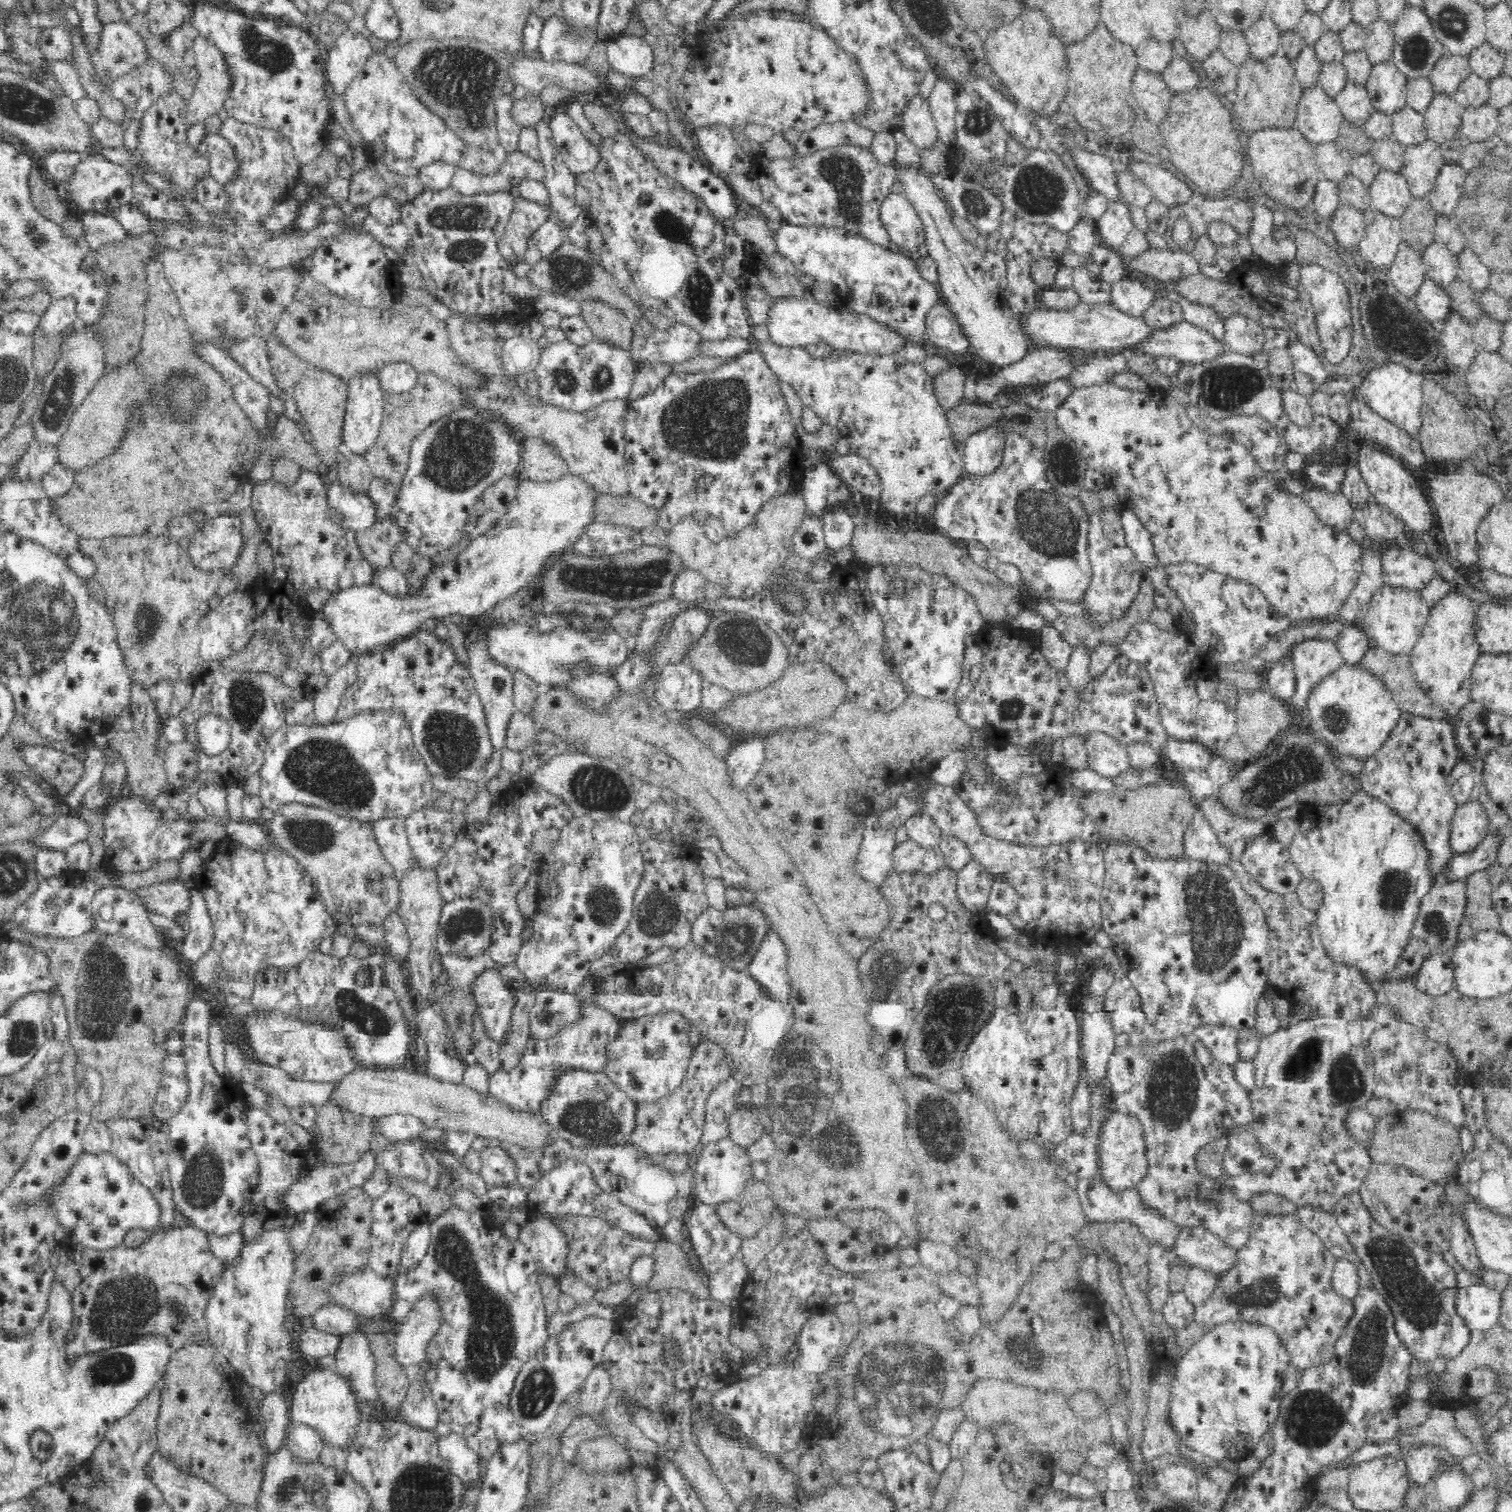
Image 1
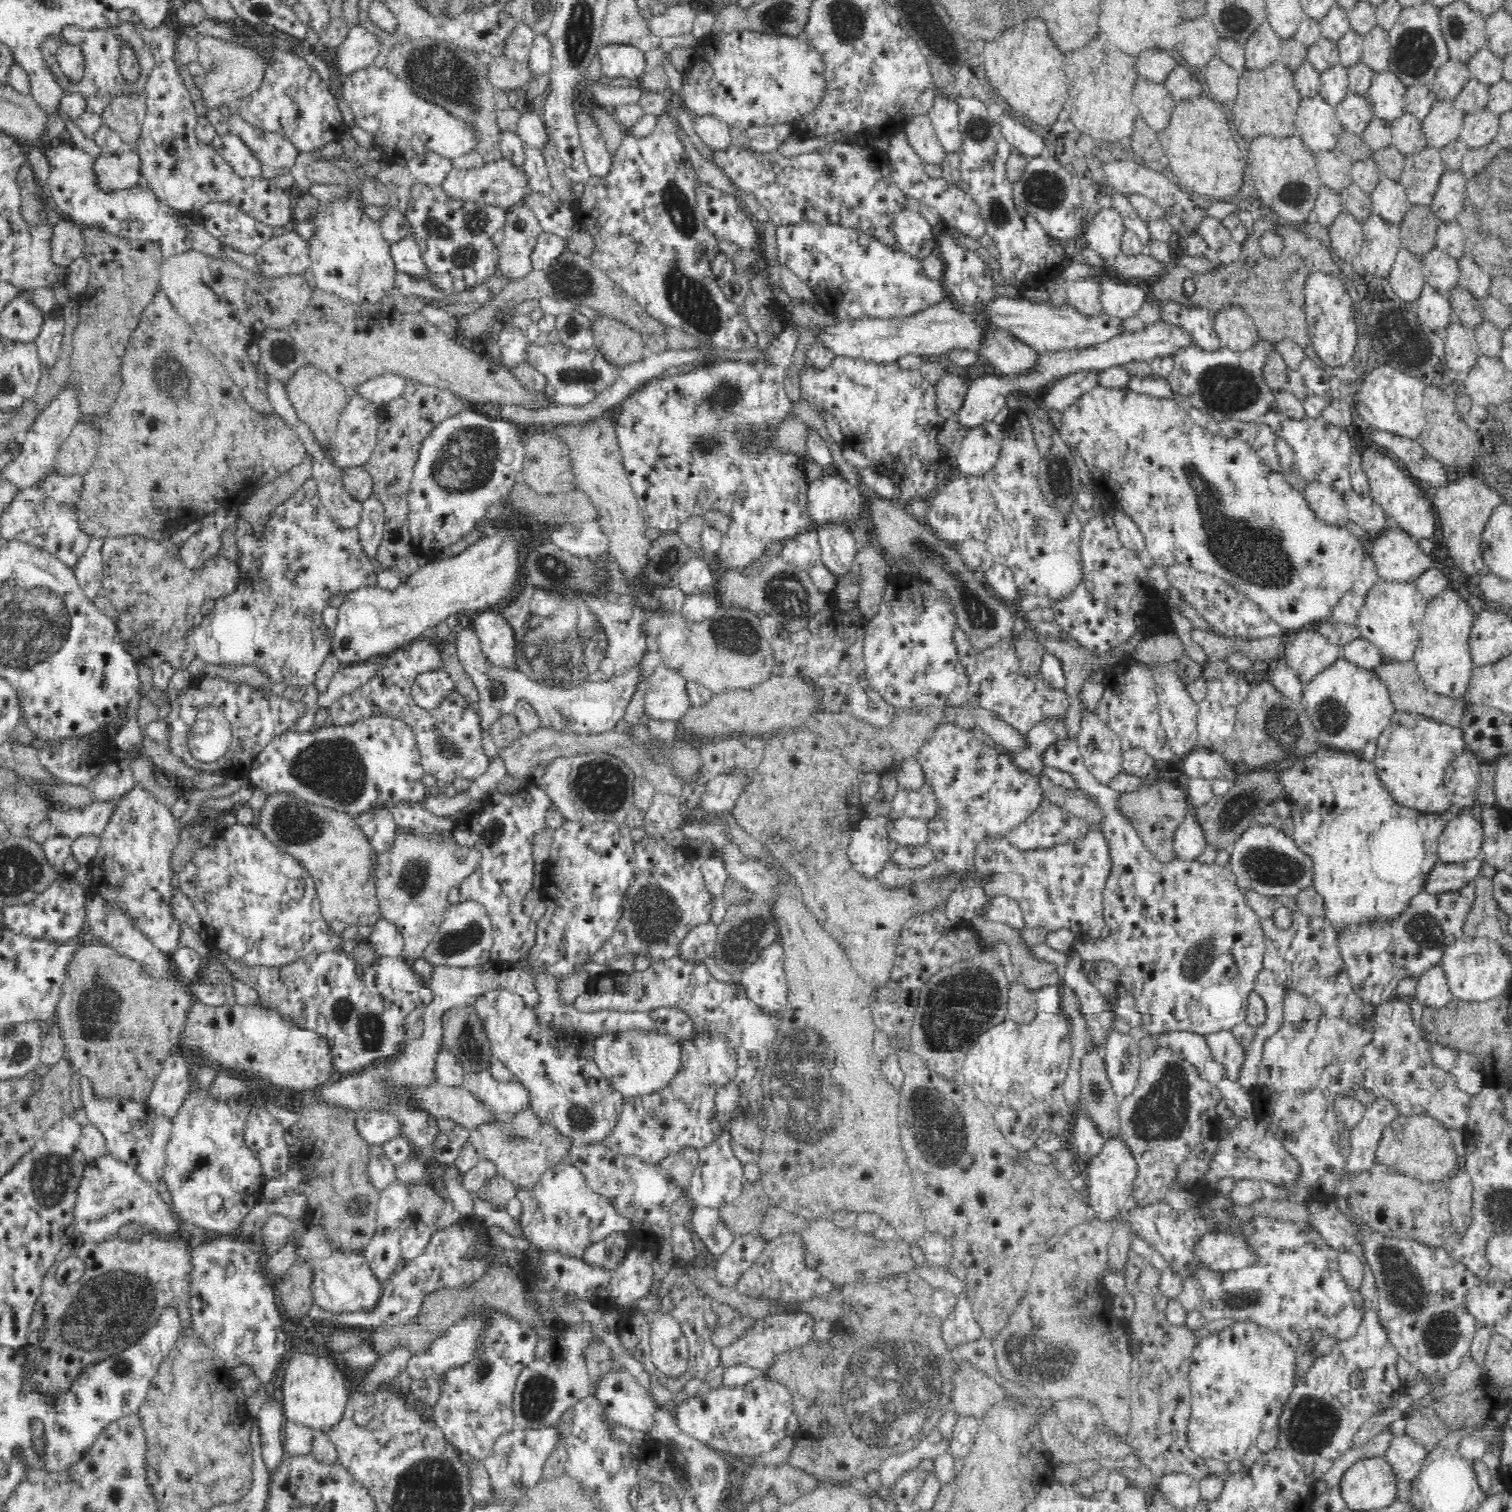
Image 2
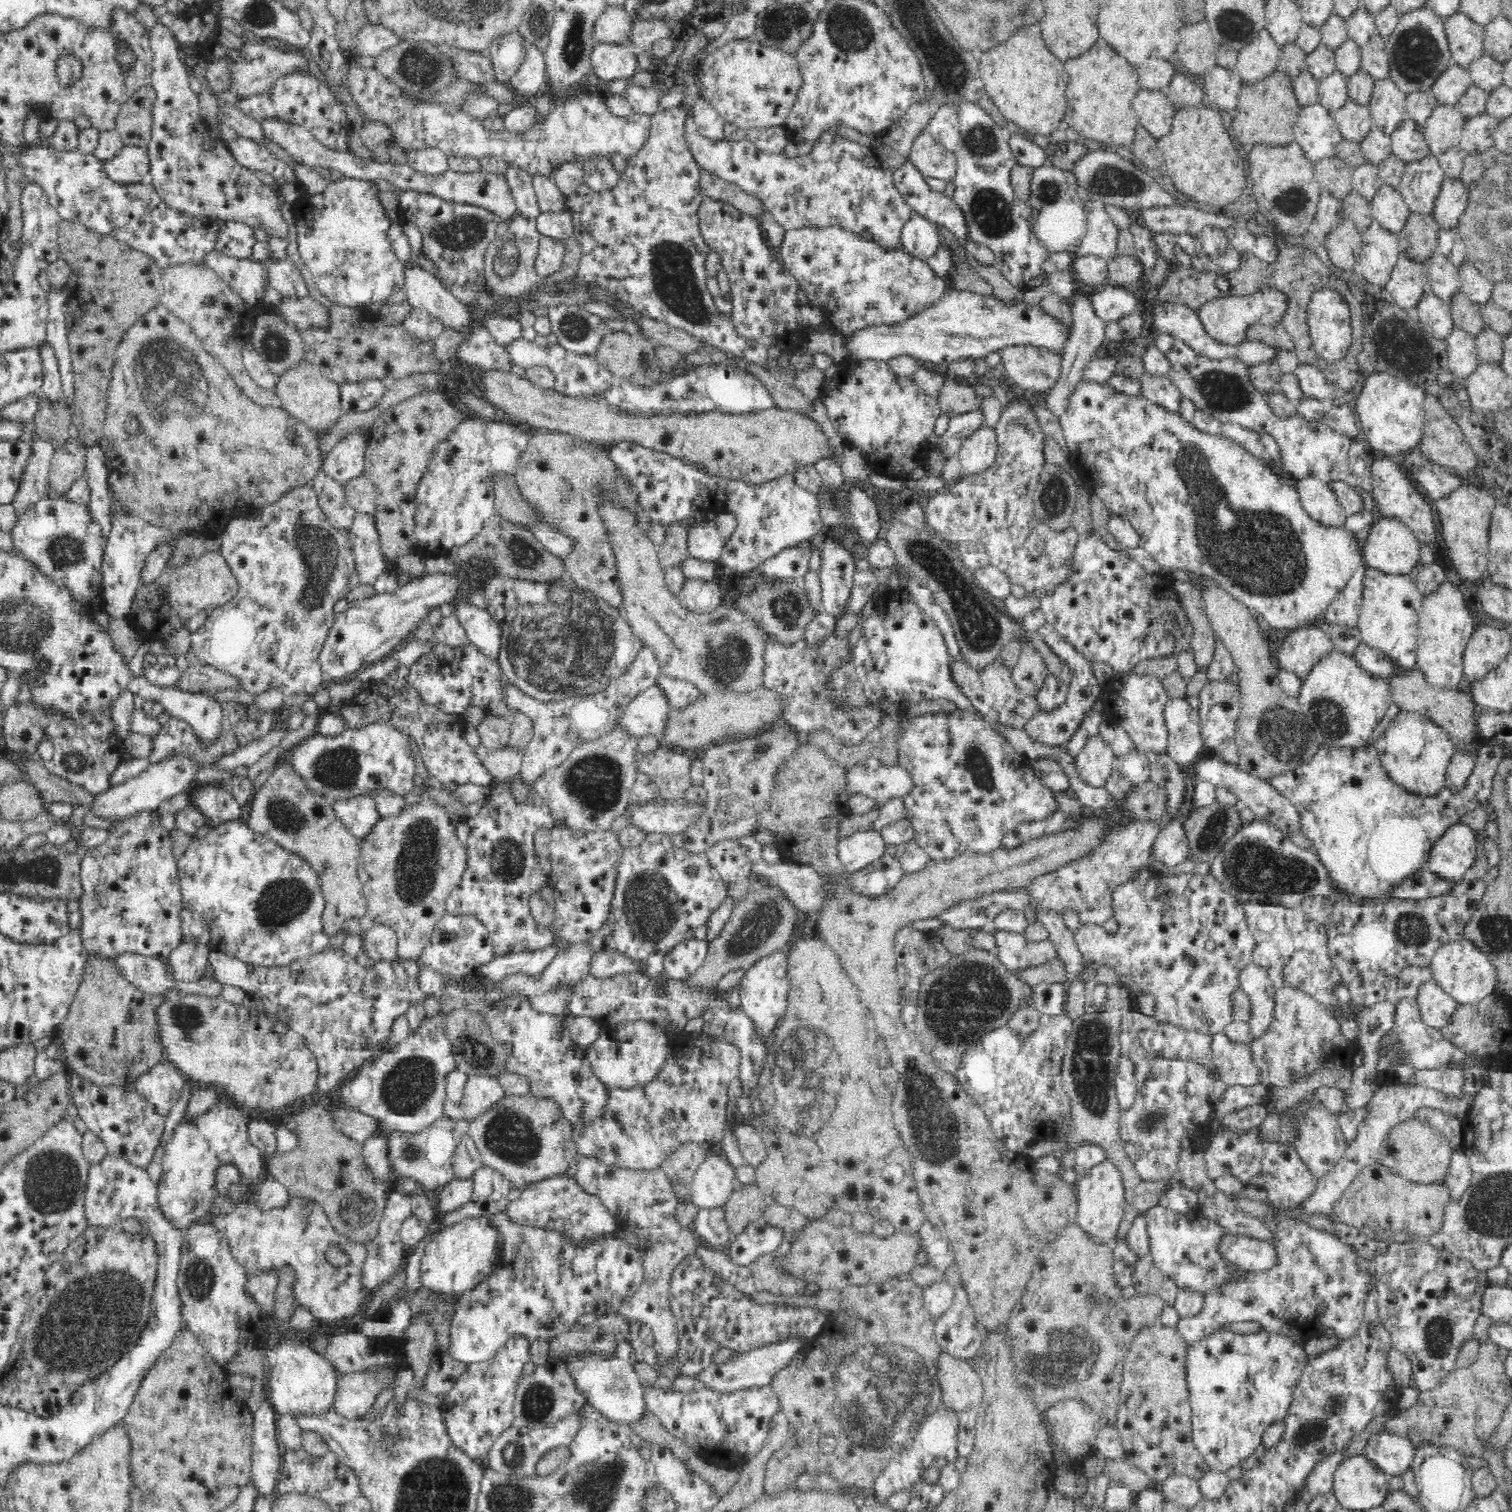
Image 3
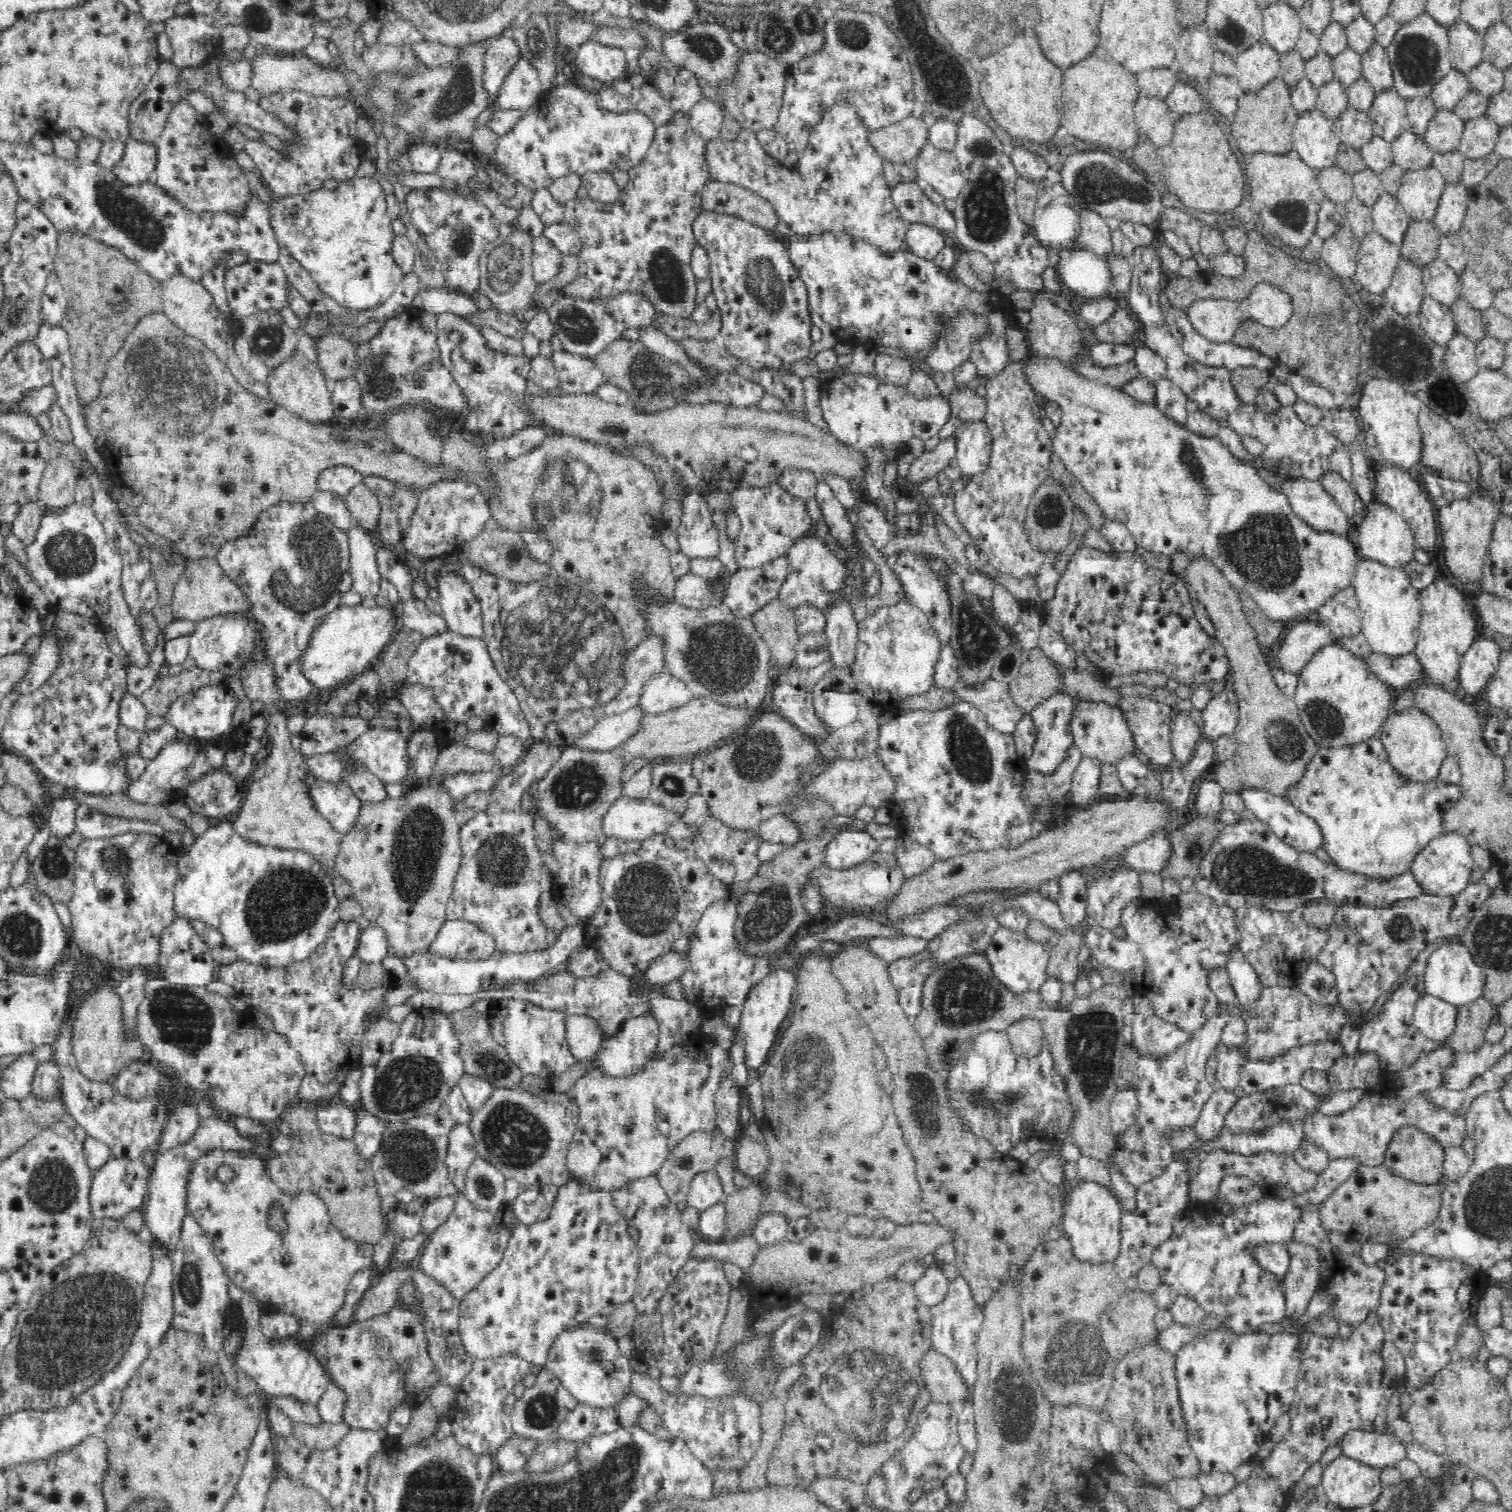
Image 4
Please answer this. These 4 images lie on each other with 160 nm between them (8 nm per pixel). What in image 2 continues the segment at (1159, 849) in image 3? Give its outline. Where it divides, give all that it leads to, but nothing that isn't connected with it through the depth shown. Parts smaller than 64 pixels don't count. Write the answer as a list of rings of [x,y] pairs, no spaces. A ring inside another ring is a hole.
[[[1191,811],[1174,834],[1175,857],[1194,861],[1208,846],[1199,818]]]

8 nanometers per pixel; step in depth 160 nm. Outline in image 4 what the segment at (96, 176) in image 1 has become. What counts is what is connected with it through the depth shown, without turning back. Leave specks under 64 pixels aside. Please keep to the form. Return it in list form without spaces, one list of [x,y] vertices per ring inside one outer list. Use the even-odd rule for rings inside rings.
[[[126,140],[122,158],[112,167],[112,172],[126,185],[141,185],[153,180],[155,172],[155,143]]]

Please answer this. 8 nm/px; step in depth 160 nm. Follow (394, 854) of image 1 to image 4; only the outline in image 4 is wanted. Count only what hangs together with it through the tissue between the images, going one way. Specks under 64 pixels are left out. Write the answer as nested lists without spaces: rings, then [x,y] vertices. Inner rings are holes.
[[[309,773],[306,781],[317,810],[334,825],[334,829],[343,835],[354,830],[361,816],[363,800],[352,791],[352,787],[346,782],[332,784],[316,780]]]

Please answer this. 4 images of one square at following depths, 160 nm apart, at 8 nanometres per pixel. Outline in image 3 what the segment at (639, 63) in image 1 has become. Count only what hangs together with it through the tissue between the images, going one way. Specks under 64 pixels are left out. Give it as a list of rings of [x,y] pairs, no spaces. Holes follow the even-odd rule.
[[[600,41],[592,51],[593,72],[604,81],[604,86],[616,79],[630,79],[638,69],[637,52],[633,46],[620,45],[618,42],[604,43]]]

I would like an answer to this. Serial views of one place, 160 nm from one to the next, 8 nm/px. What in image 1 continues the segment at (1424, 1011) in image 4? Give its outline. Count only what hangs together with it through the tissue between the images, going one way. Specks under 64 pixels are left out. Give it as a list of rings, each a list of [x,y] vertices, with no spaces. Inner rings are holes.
[[[1452,952],[1430,955],[1413,977],[1416,986],[1429,995],[1443,995],[1455,987]]]

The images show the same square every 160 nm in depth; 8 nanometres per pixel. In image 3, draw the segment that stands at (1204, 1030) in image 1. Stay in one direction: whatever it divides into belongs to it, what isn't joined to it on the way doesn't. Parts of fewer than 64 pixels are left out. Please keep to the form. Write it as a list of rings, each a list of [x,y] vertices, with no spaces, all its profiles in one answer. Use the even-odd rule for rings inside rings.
[[[1219,1033],[1212,1035],[1211,1050],[1215,1068],[1227,1087],[1260,1084],[1258,1068],[1248,1044],[1233,1042],[1226,1034]]]

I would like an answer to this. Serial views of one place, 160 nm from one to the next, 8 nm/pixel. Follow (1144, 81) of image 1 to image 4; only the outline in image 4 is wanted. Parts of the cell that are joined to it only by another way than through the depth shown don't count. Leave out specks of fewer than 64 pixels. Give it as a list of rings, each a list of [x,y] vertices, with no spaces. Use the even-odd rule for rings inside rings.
[[[1142,95],[1135,102],[1134,111],[1139,131],[1144,132],[1157,147],[1174,137],[1174,124],[1178,117],[1165,101]]]

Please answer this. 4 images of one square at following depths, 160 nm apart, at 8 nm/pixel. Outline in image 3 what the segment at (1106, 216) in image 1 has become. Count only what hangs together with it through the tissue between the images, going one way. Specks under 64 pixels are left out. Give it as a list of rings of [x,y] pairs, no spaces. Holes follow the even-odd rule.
[[[1092,209],[1087,213],[1087,229],[1073,255],[1096,255],[1107,262],[1116,256],[1118,226],[1106,210]]]

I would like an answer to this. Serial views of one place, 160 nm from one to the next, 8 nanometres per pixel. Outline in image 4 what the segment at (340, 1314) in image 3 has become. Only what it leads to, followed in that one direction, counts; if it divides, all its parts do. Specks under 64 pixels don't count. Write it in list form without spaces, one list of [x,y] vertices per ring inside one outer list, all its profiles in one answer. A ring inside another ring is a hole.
[[[215,1151],[209,1153],[202,1159],[198,1159],[198,1163],[193,1166],[193,1175],[190,1176],[188,1214],[192,1215],[198,1221],[198,1224],[200,1224],[202,1229],[204,1229],[210,1237],[214,1237],[214,1251],[216,1251],[218,1261],[226,1267],[226,1271],[228,1271],[228,1275],[230,1275],[230,1282],[237,1284],[237,1286],[240,1286],[249,1292],[254,1292],[255,1295],[258,1295],[267,1312],[287,1312],[289,1315],[296,1315],[300,1317],[302,1319],[303,1328],[298,1330],[298,1334],[304,1338],[311,1337],[312,1334],[314,1334],[314,1332],[322,1325],[331,1327],[331,1321],[334,1319],[334,1316],[339,1315],[339,1311],[346,1302],[346,1292],[354,1273],[358,1269],[362,1269],[371,1263],[373,1253],[372,1244],[361,1244],[354,1239],[345,1236],[329,1219],[327,1206],[318,1195],[302,1192],[297,1194],[297,1196],[285,1196],[284,1193],[282,1193],[281,1188],[268,1174],[265,1159],[263,1157],[246,1159],[246,1157],[238,1155],[238,1153]],[[224,1164],[226,1164],[226,1166],[230,1166],[234,1172],[234,1175],[228,1183],[222,1183],[216,1177],[218,1168]],[[274,1204],[278,1204],[280,1208],[284,1208],[284,1210],[282,1210],[282,1212],[284,1212],[284,1224],[286,1224],[286,1230],[284,1230],[284,1232],[272,1230],[272,1228],[270,1228],[270,1224],[268,1224],[268,1212],[270,1212],[270,1208],[272,1208]]]

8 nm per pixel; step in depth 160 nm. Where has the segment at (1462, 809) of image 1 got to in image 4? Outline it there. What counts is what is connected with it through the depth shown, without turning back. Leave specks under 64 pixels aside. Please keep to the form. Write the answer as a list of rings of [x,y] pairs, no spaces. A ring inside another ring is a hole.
[[[1450,832],[1431,840],[1428,846],[1416,856],[1411,871],[1416,875],[1418,883],[1425,888],[1426,894],[1450,896],[1466,888],[1470,873],[1476,867],[1477,861],[1474,848],[1466,836],[1458,832]]]

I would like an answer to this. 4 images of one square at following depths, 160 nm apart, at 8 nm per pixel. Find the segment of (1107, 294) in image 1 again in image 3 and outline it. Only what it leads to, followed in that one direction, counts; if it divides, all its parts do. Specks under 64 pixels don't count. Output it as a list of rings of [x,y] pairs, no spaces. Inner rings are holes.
[[[1076,292],[1070,302],[1073,316],[1071,326],[1073,334],[1070,336],[1071,340],[1065,352],[1062,352],[1061,355],[1062,360],[1058,380],[1056,380],[1056,384],[1045,396],[1047,408],[1056,416],[1060,416],[1069,407],[1070,395],[1073,394],[1074,388],[1082,381],[1082,373],[1085,366],[1099,353],[1105,343],[1104,328],[1106,328],[1107,321],[1101,319],[1098,313],[1096,313],[1096,309],[1092,305],[1091,296],[1082,294],[1082,292]]]

